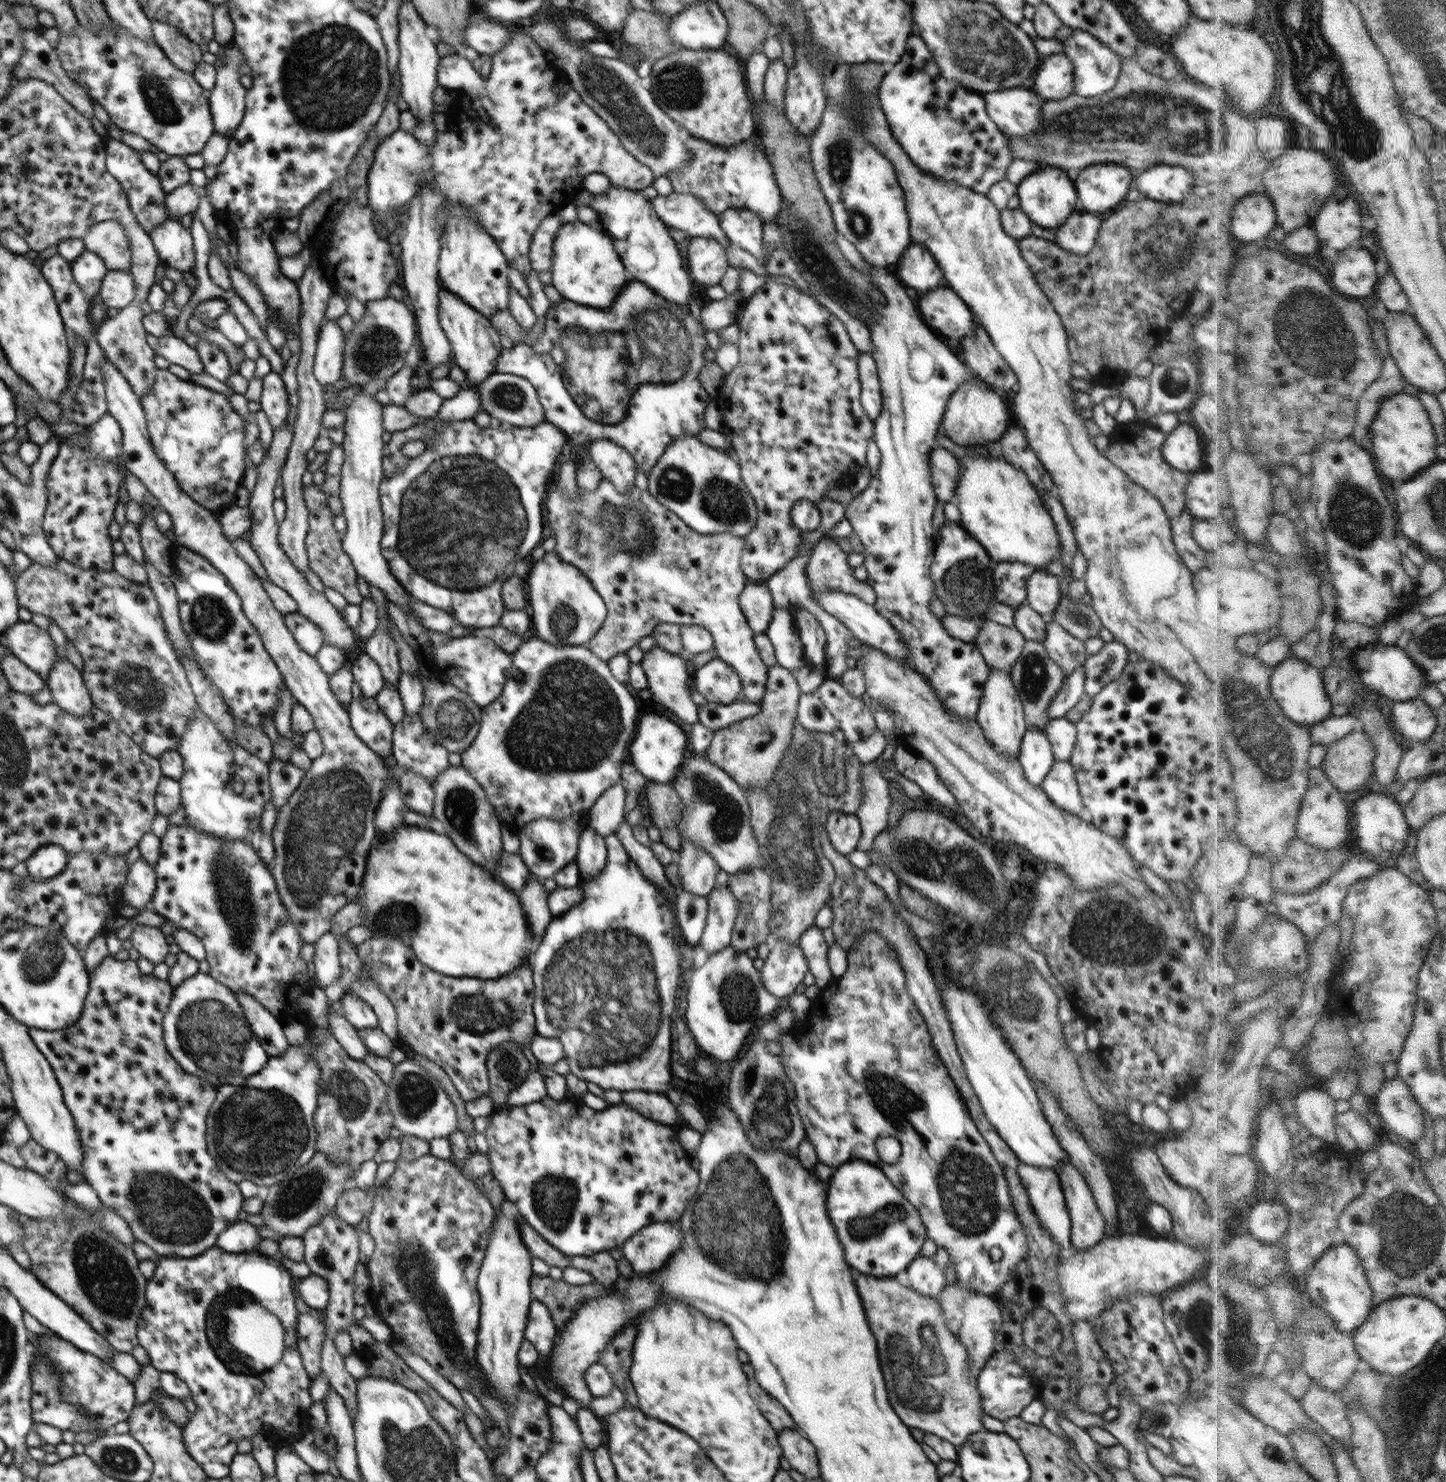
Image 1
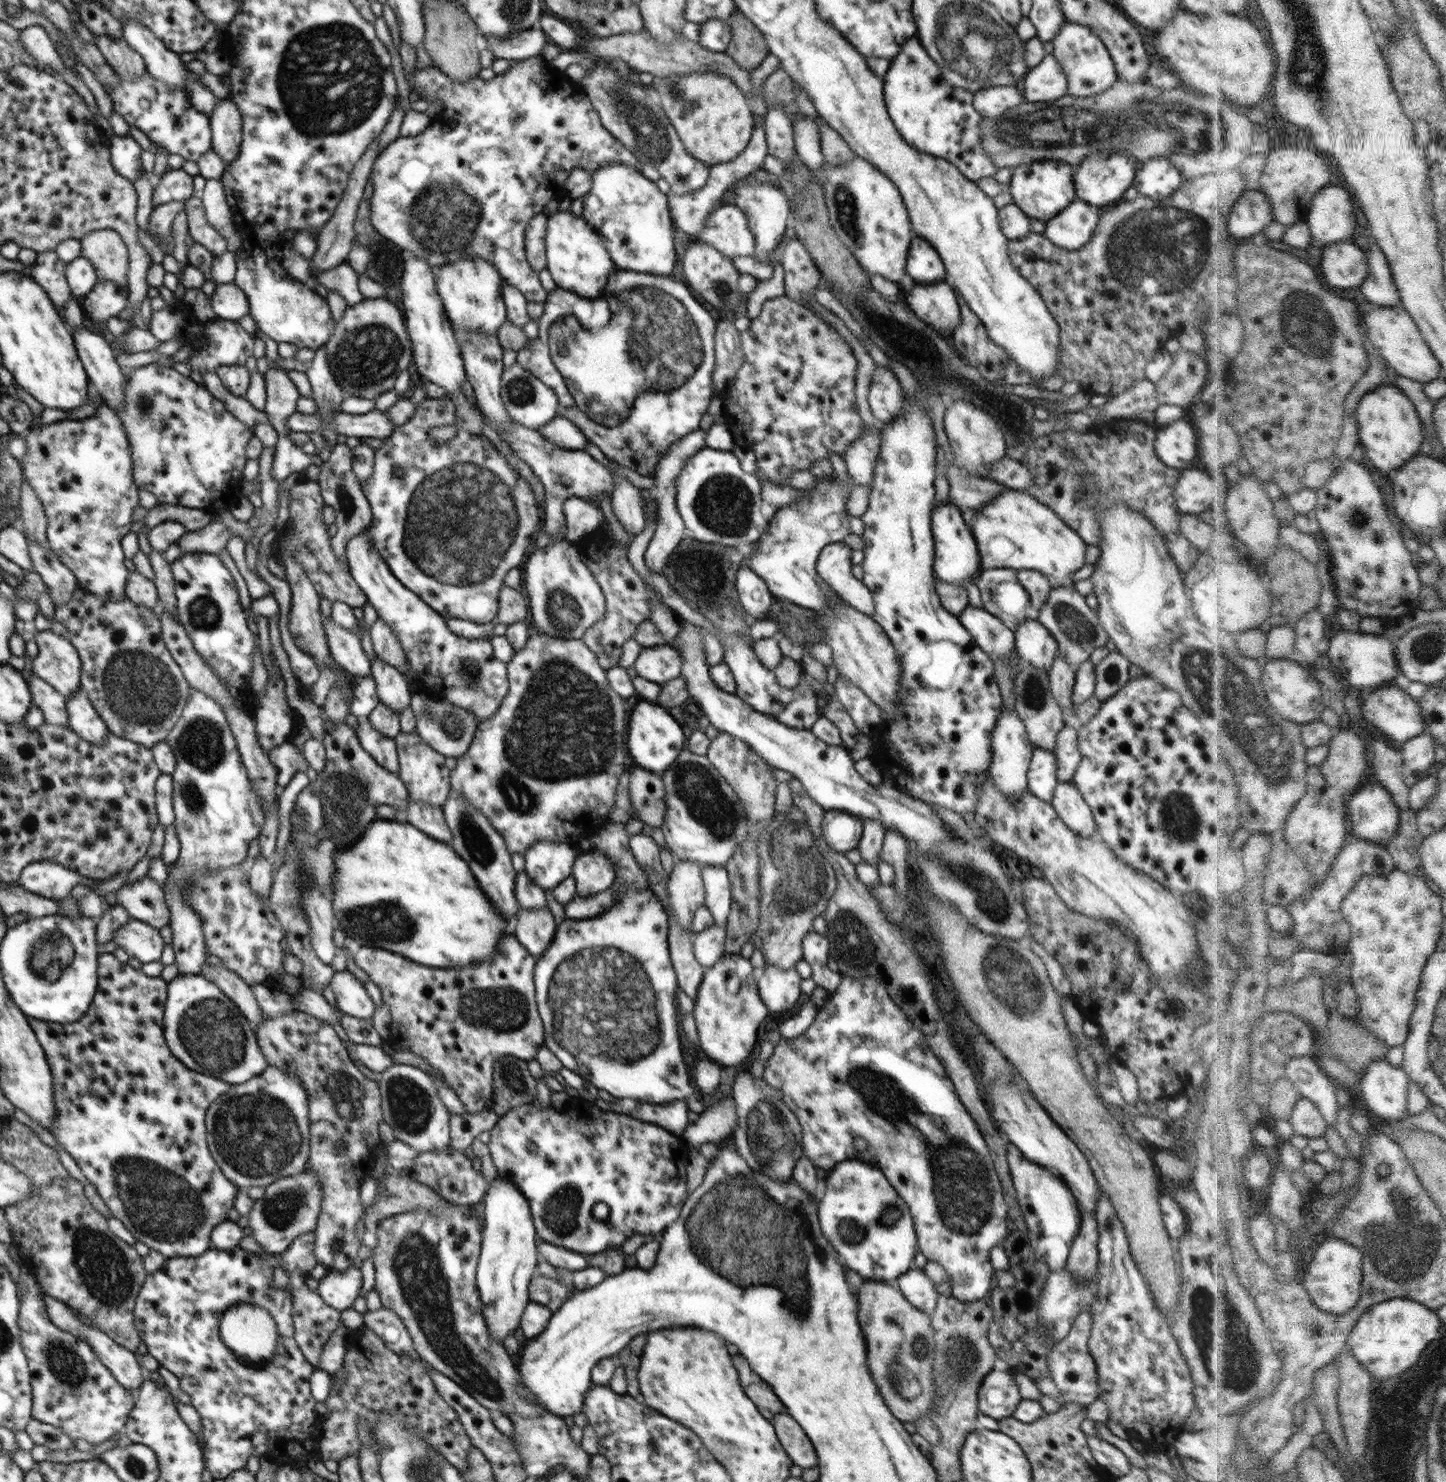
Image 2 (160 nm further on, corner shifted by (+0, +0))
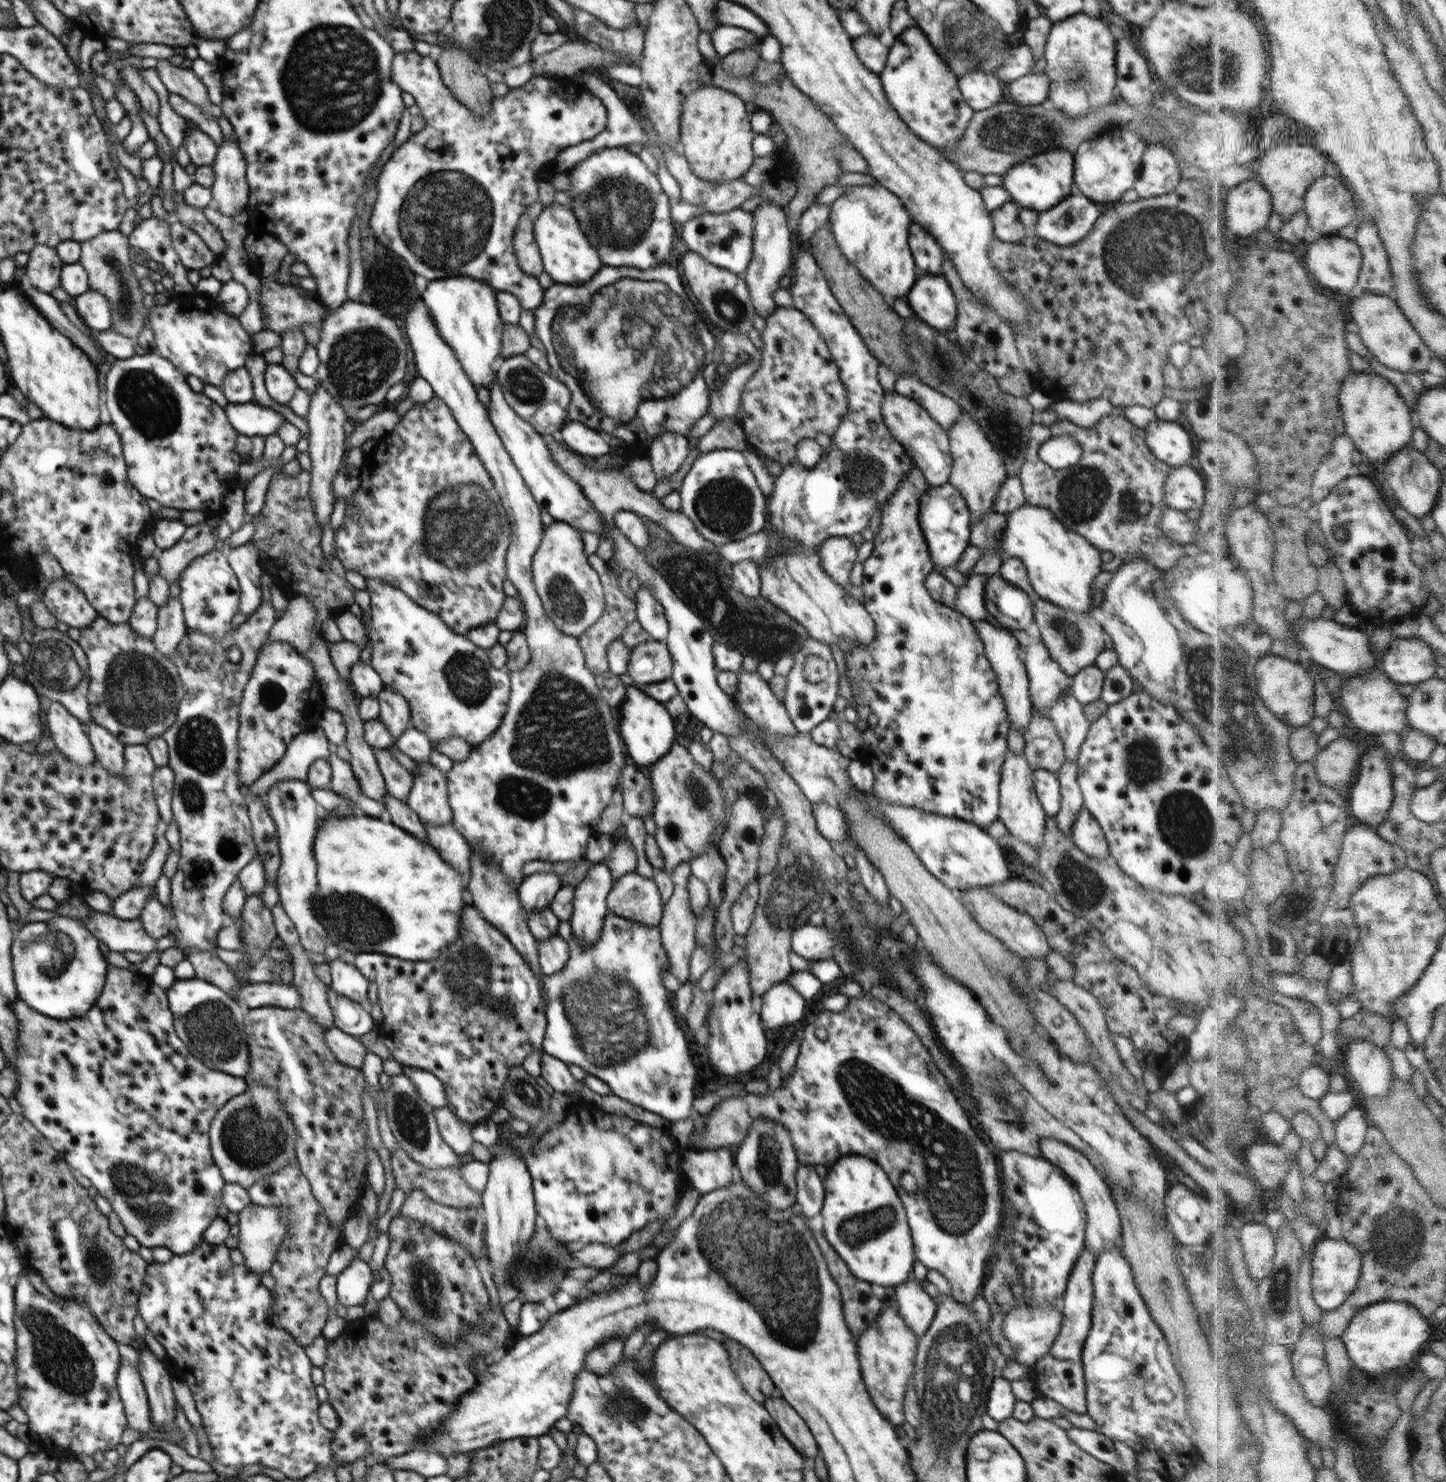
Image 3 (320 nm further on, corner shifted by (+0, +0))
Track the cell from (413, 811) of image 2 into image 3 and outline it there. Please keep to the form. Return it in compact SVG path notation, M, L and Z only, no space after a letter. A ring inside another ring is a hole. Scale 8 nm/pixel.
M424 822L428 834L428 843L438 851L444 862L447 862L460 874L470 874L470 844L460 835L452 824L432 827Z

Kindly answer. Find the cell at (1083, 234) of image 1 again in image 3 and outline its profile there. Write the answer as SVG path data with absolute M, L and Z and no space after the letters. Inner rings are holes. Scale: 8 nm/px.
M1073 193L1055 207L1038 213L1035 236L1058 246L1073 245L1092 230L1100 215L1093 200Z

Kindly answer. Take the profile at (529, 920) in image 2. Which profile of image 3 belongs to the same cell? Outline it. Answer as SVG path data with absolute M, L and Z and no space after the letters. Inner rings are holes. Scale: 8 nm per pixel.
M558 933L545 940L537 941L541 971L548 976L560 972L571 959L571 948L568 942L564 941Z

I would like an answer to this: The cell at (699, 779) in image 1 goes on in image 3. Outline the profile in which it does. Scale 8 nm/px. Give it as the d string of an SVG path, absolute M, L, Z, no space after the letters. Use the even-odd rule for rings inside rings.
M676 741L656 764L650 766L648 776L656 792L654 837L664 857L662 869L671 875L681 862L690 862L706 847L714 845L710 839L718 825L723 823L724 833L727 831L731 803L726 800L726 794L722 791L720 777L714 777L710 770L696 764L689 750ZM725 802L728 802L727 808Z

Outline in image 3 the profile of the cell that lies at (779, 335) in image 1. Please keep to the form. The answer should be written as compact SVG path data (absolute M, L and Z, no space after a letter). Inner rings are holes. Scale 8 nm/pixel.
M778 306L766 319L765 328L760 335L764 343L761 352L762 365L751 376L742 391L740 426L748 445L760 450L770 460L788 466L797 458L799 440L816 439L821 433L830 438L836 434L848 412L847 392L824 339L802 312L792 306L789 308Z

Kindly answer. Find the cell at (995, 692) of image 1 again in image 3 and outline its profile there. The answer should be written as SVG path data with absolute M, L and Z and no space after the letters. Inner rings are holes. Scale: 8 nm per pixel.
M1007 750L1004 763L1000 766L999 794L999 819L1008 829L1008 833L1032 848L1042 848L1047 814L1038 801L1034 789L1033 771L1028 766L1025 755L1016 755Z

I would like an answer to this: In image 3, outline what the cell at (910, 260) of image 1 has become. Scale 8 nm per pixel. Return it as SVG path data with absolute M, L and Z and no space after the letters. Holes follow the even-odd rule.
M914 221L909 224L908 232L909 247L919 274L940 274L945 255L938 241Z

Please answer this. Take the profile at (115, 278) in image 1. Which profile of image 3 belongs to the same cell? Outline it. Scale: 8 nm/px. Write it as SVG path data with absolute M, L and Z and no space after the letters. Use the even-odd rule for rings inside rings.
M88 290L76 297L74 306L78 317L86 326L96 331L106 331L112 327L112 306L100 293Z

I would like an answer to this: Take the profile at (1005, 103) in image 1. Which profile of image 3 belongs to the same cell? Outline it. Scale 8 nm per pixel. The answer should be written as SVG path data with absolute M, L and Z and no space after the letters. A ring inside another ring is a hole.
M974 69L964 73L957 79L962 97L970 108L975 111L986 110L1000 102L1005 102L1002 96L1002 82L996 74L984 69Z

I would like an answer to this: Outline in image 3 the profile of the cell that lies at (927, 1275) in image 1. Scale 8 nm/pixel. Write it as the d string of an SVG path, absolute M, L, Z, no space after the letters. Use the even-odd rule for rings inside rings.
M910 1280L894 1288L898 1313L914 1334L921 1337L929 1330L937 1310L935 1300L924 1291L921 1282Z

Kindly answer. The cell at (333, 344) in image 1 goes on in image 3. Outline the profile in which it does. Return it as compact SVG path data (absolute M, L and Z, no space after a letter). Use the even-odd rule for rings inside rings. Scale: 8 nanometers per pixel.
M317 380L316 394L311 396L309 413L306 416L306 422L310 427L308 454L311 458L311 470L309 472L309 495L312 499L313 511L317 518L317 524L322 527L330 523L330 514L334 510L335 496L332 490L332 480L341 469L343 458L347 453L344 448L346 432L344 425L348 421L345 413L345 407L335 398L332 398L328 391Z

